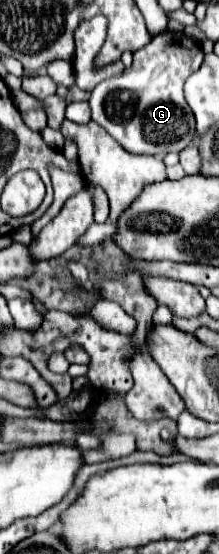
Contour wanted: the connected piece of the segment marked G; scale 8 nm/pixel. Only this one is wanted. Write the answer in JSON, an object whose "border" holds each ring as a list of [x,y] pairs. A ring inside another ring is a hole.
{"border":[[[163,31],[151,39],[143,49],[133,53],[133,65],[125,69],[121,75],[115,75],[103,83],[99,83],[89,97],[89,107],[91,107],[91,119],[105,127],[109,135],[129,153],[141,153],[141,155],[167,155],[169,151],[179,153],[187,145],[191,145],[195,137],[195,119],[193,111],[189,111],[189,105],[185,103],[183,97],[183,85],[193,75],[201,63],[203,63],[203,49],[201,45],[193,39],[187,37],[185,33],[173,33],[173,31]]]}

